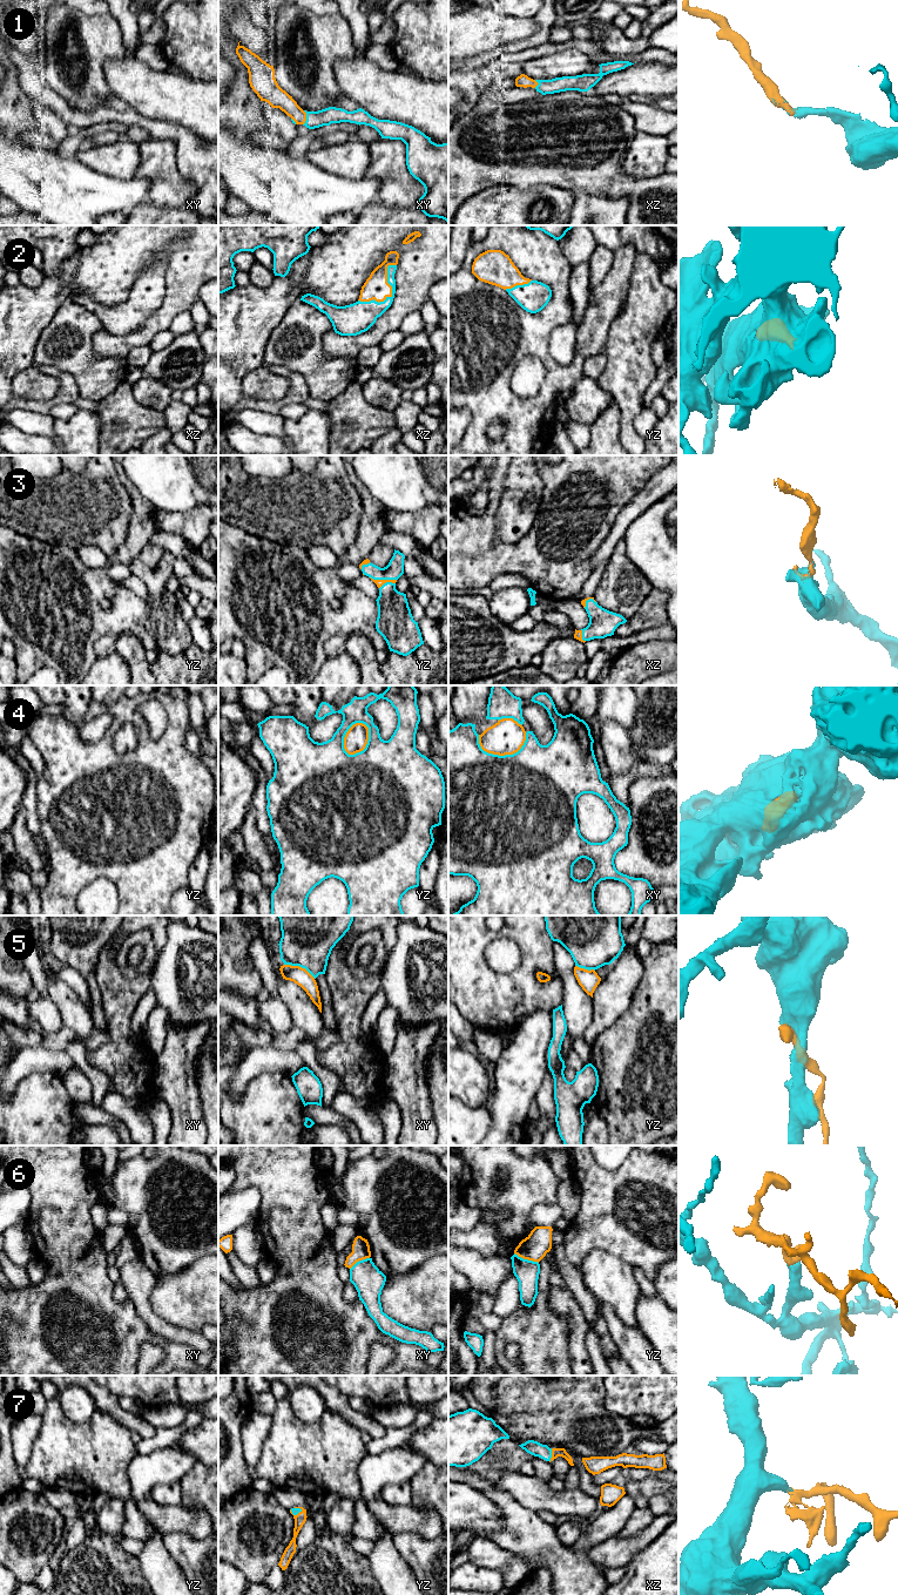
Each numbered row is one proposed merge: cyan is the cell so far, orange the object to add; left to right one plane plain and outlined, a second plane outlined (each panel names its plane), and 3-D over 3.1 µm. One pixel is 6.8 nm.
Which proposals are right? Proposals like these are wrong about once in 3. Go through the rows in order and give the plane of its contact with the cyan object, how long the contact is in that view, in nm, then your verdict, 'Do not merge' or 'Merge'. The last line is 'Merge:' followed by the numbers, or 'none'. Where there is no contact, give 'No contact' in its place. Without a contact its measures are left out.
1: Touches cyan in xy. Shared border 100 nm. Merge
2: Touches cyan in xz. Shared border 360 nm. Merge
3: Touches cyan in yz. Shared border 190 nm. Merge
4: Touches cyan in yz. Shared border 240 nm. Do not merge
5: Touches cyan in xy. Shared border 240 nm. Do not merge
6: Touches cyan in yz. Shared border 180 nm. Do not merge
7: Touches cyan in xz. Shared border 100 nm. Merge
Merge: 1, 2, 3, 7

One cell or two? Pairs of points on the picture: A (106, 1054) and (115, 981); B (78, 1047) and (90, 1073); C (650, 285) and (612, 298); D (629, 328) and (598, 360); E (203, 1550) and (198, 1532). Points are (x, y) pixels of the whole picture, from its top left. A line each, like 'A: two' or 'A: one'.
A: one
B: one
C: two
D: two
E: two

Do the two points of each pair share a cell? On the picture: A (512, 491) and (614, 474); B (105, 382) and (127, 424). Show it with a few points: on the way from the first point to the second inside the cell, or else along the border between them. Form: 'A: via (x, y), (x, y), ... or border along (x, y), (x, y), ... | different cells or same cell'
A: border along (535, 467), (542, 482), (542, 497), (538, 513) | different cells
B: border along (123, 380), (100, 401) | different cells

